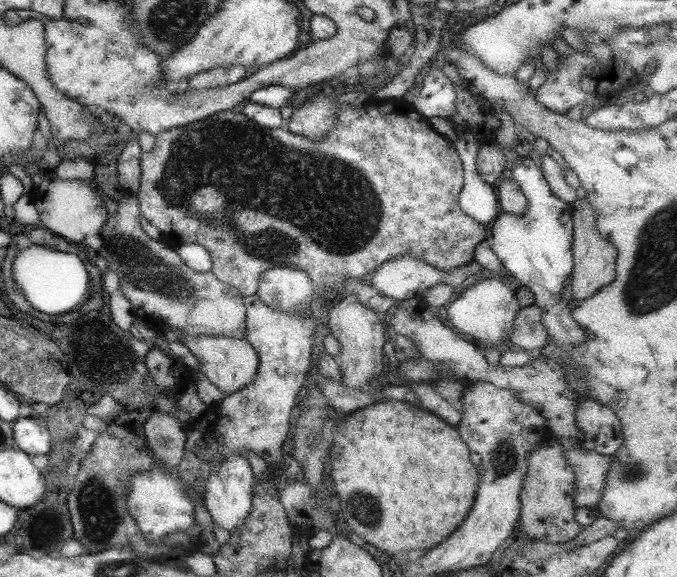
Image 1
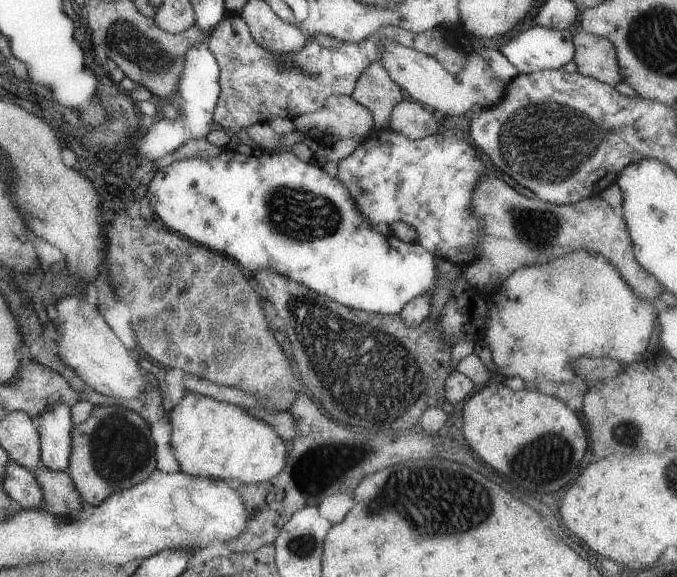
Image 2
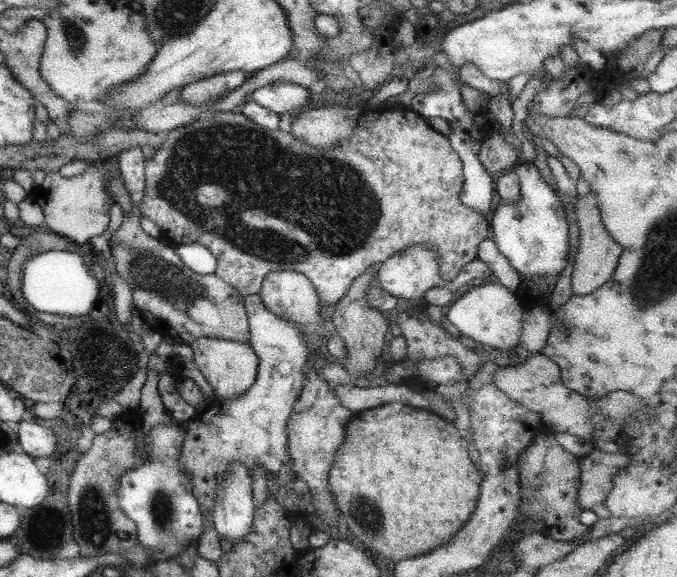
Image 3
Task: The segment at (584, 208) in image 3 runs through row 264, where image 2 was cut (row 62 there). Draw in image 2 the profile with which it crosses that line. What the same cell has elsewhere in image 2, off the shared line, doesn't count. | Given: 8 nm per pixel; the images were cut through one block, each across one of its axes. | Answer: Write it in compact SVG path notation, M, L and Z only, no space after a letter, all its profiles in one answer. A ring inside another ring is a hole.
M580 31L572 36L572 43L572 60L578 73L612 87L621 82L614 46L606 38Z

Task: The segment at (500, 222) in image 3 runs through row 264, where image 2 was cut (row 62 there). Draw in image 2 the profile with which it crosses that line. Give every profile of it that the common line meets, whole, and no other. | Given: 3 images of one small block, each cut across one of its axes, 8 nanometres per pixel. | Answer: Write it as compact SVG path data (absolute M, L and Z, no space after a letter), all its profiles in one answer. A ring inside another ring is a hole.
M533 24L499 48L518 73L556 69L572 59L574 46L568 29L557 30Z

